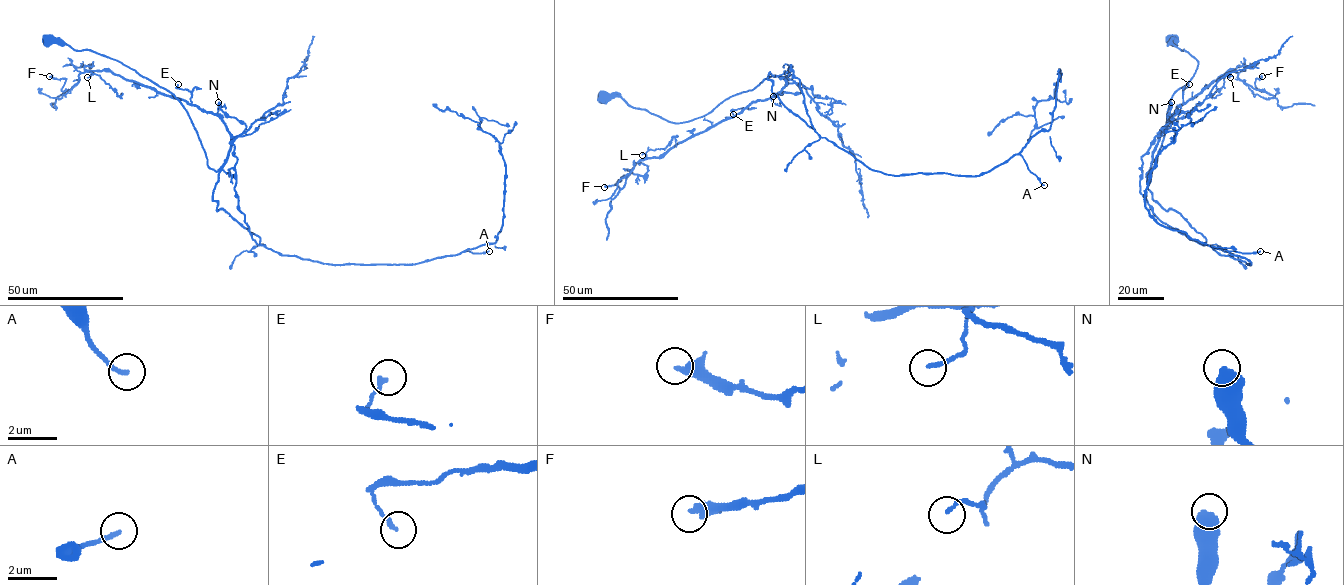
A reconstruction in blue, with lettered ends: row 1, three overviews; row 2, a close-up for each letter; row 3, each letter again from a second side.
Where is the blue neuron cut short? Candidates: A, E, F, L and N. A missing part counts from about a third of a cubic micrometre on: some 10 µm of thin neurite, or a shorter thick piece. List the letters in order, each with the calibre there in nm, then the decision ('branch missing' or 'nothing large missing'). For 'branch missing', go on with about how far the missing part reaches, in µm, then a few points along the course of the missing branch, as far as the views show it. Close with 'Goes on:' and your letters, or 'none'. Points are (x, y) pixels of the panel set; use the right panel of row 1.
A: 180 nm | branch missing | 50 µm
E: 180 nm | nothing large missing
F: 280 nm | nothing large missing
L: 150 nm | nothing large missing
N: 650 nm | nothing large missing
Goes on: A

